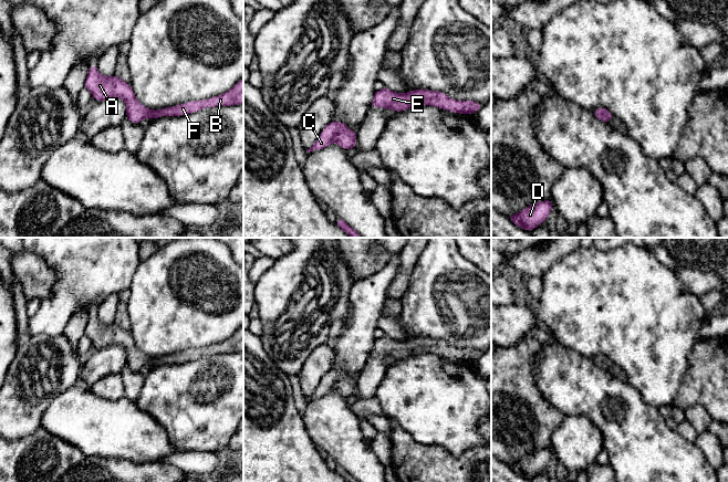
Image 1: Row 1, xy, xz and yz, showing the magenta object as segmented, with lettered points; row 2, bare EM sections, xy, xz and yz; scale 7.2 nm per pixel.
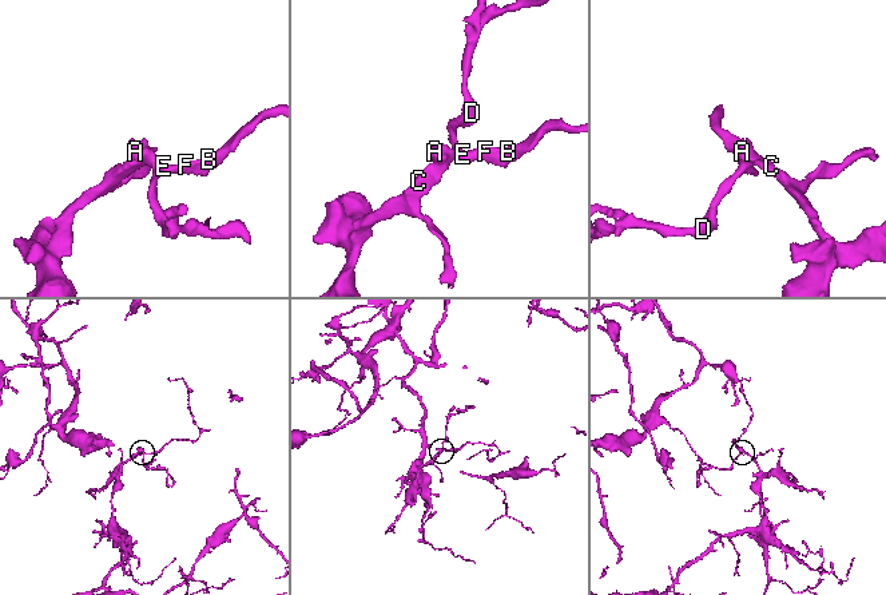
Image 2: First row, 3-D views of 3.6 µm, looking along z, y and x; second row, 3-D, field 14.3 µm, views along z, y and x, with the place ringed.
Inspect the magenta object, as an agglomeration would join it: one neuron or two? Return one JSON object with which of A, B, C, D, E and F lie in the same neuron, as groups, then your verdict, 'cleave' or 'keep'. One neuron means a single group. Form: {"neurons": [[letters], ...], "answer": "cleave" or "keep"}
{"neurons": [["A", "B", "C", "D", "E", "F"]], "answer": "keep"}

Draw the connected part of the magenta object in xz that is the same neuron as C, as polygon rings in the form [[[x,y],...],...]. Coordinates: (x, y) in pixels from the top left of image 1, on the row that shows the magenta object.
[[[330,122],[306,153],[320,150],[332,143],[337,143],[346,151],[356,146],[356,134],[343,122]]]

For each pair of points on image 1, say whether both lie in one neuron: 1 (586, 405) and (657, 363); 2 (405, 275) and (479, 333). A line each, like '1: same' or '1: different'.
1: different
2: different

